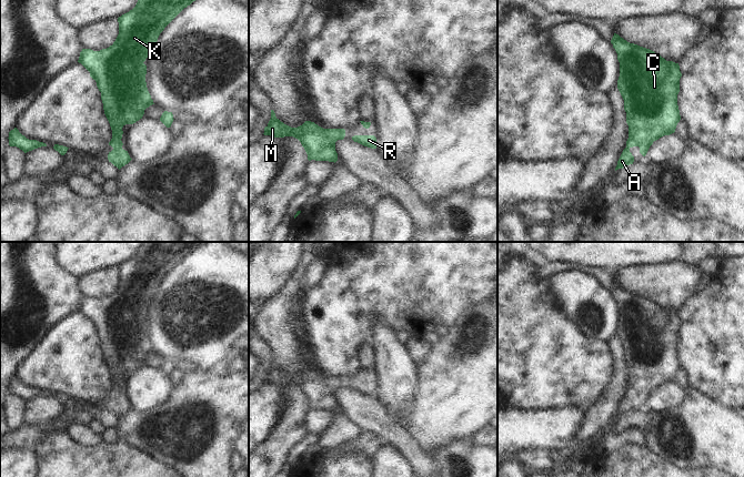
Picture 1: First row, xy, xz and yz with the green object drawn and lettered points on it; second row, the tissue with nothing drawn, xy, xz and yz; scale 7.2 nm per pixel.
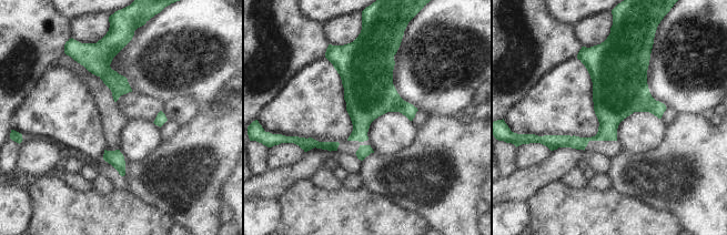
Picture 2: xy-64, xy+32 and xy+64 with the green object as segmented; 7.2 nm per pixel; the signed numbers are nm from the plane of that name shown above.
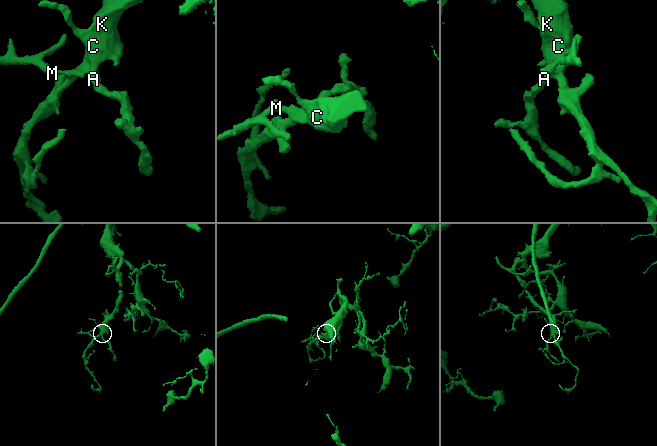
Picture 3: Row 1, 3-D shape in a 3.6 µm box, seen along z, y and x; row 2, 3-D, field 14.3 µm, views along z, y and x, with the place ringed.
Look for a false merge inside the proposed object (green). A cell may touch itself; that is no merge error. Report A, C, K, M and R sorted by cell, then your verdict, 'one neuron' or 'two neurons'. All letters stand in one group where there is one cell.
A C K M R | one neuron

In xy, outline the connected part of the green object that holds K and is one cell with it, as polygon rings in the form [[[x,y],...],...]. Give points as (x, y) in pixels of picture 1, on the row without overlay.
[[[144,242],[132,258],[118,266],[119,283],[112,294],[100,300],[82,297],[80,301],[78,311],[90,321],[101,341],[104,363],[112,378],[109,394],[113,398],[109,400],[108,408],[119,418],[132,408],[128,399],[122,397],[122,376],[142,367],[144,358],[154,353],[147,336],[147,314],[143,311],[151,303],[164,276],[184,256],[207,243],[209,242]]]

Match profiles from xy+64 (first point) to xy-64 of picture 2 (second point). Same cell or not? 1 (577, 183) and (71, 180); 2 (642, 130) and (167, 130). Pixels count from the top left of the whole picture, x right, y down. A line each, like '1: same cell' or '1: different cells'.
1: same cell
2: different cells

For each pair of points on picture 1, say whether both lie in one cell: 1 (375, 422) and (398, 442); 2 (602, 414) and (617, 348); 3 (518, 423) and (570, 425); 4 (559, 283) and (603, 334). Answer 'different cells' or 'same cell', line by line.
1: same cell
2: same cell
3: same cell
4: same cell

